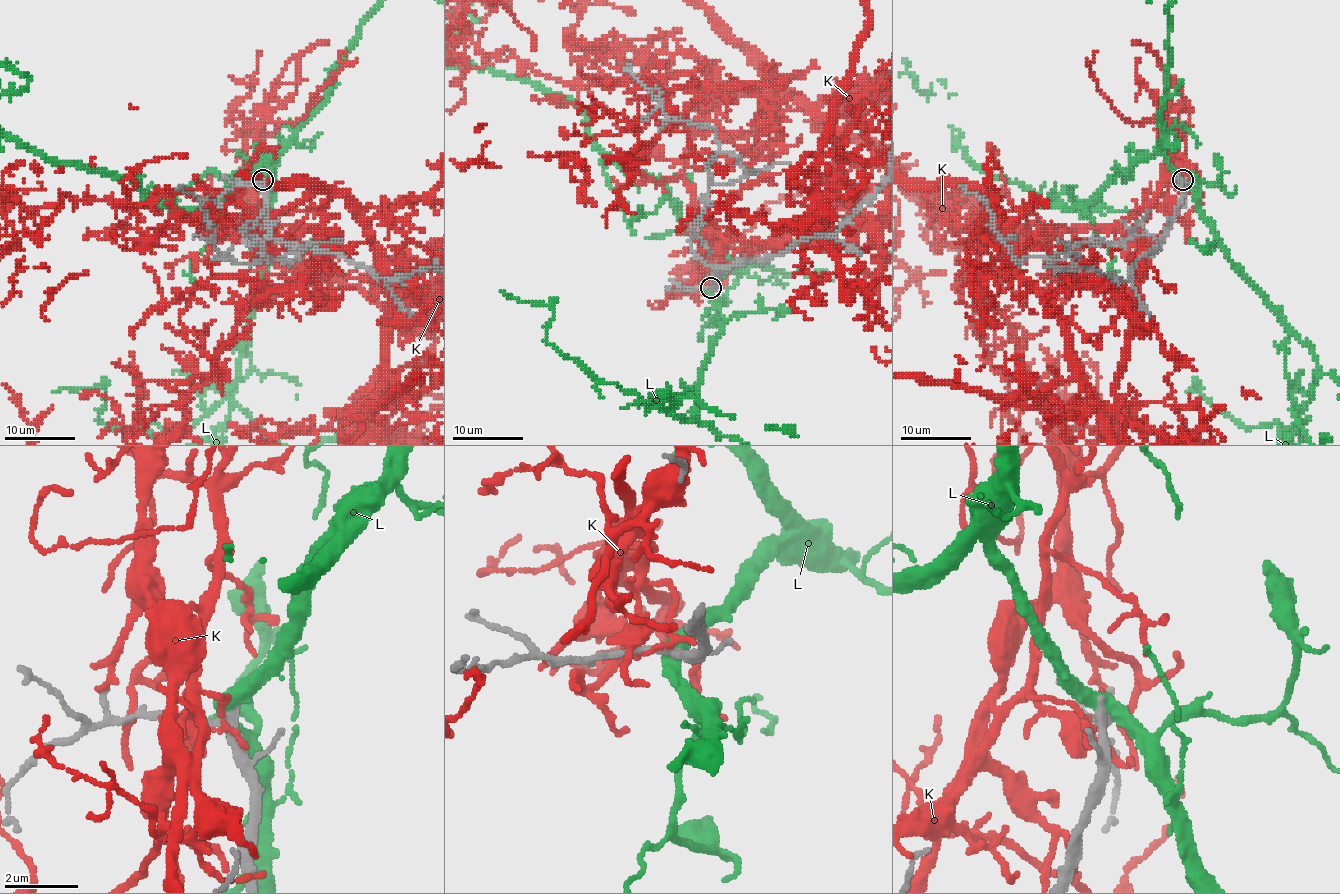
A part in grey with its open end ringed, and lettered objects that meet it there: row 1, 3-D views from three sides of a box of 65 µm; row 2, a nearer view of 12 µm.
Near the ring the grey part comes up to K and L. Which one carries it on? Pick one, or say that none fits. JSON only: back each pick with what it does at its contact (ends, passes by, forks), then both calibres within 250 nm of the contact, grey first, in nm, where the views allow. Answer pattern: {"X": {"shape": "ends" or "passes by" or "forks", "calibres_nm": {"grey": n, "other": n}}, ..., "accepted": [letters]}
{"accepted": []}

